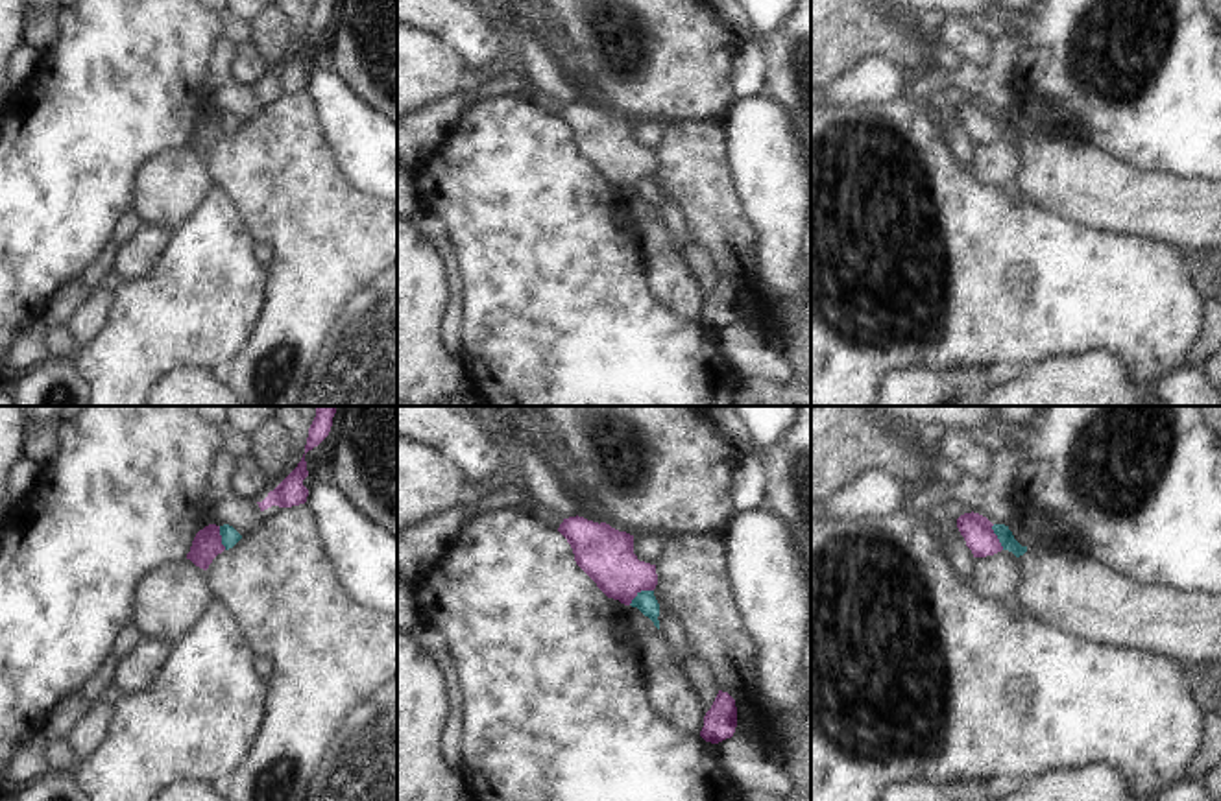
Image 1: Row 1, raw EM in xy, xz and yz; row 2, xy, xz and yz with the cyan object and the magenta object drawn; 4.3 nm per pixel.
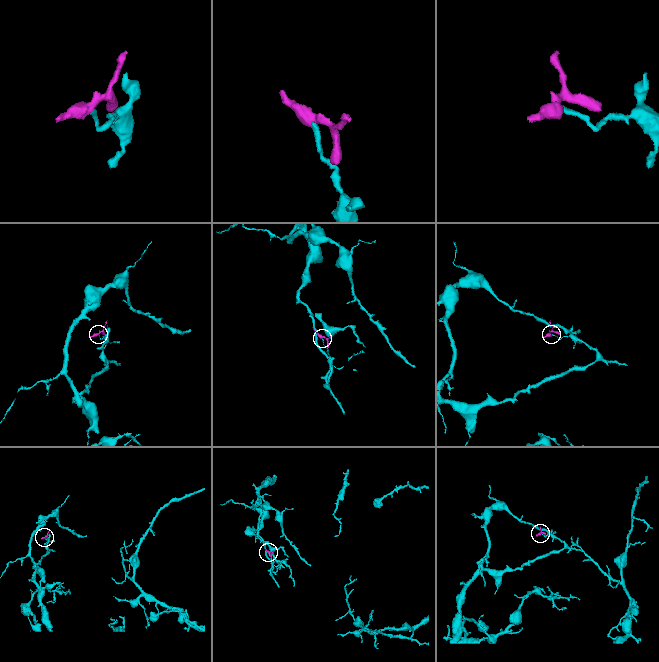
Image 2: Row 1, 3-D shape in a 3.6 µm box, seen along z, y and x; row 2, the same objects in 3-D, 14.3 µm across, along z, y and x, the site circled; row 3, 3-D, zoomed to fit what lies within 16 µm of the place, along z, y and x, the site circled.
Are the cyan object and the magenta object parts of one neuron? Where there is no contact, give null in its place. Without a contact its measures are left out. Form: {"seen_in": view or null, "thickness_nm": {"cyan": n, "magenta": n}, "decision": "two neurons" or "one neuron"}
{"seen_in": "xz", "thickness_nm": {"cyan": 90, "magenta": 240}, "decision": "two neurons"}

